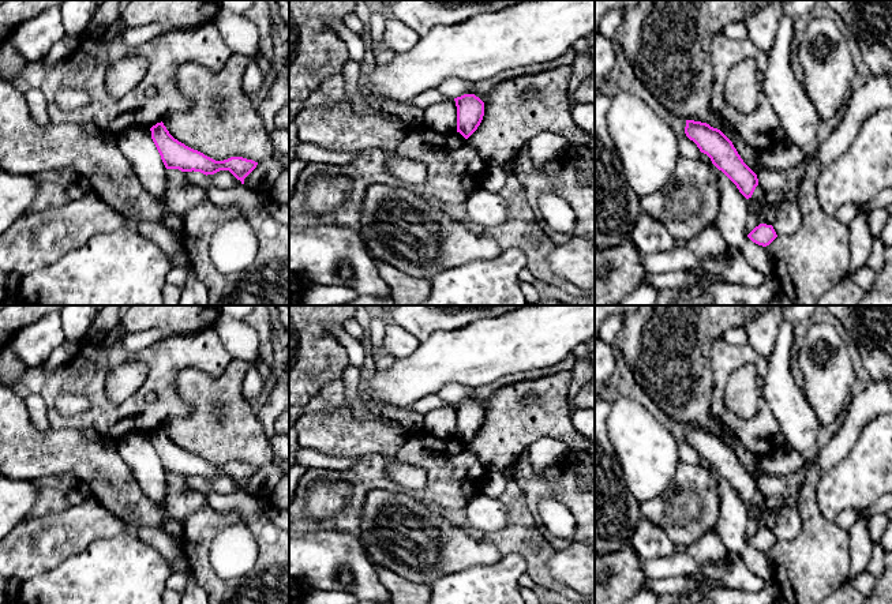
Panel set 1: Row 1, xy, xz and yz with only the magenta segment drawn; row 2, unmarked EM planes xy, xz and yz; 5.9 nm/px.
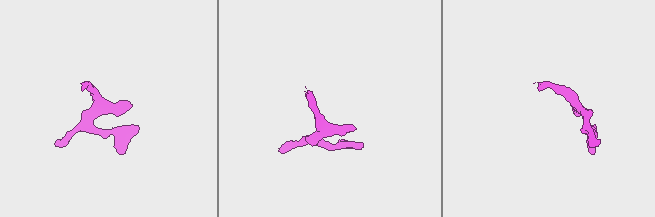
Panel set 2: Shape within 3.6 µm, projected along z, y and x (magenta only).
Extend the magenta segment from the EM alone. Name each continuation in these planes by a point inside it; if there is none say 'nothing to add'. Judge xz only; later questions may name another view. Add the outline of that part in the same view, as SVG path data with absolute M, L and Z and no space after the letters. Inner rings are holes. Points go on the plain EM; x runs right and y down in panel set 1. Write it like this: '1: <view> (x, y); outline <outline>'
nothing to add

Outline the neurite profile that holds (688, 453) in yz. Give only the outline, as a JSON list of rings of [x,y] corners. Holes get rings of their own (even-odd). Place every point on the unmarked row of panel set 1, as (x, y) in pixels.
[[[682,442],[678,444],[678,454],[679,454],[679,459],[682,462],[686,462],[689,465],[698,465],[700,464],[700,459],[701,459],[700,454],[687,442]]]

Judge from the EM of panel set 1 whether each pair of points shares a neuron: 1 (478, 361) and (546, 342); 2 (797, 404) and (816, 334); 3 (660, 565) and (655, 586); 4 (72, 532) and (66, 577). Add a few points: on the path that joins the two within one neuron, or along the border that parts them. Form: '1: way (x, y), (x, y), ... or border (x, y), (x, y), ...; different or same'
1: way (494, 346), (509, 342), (529, 342); same
2: border (801, 387), (808, 405), (816, 416); different
3: border (688, 576), (647, 578); different
4: border (96, 540), (41, 574); different

